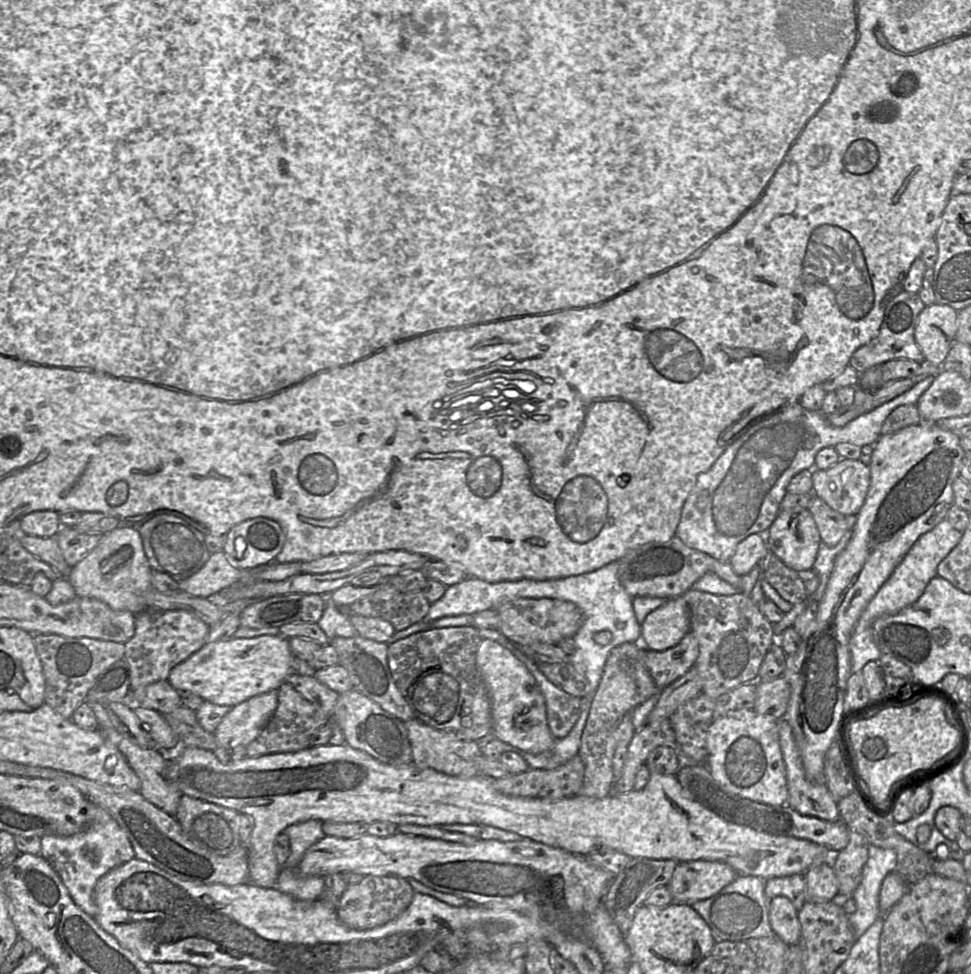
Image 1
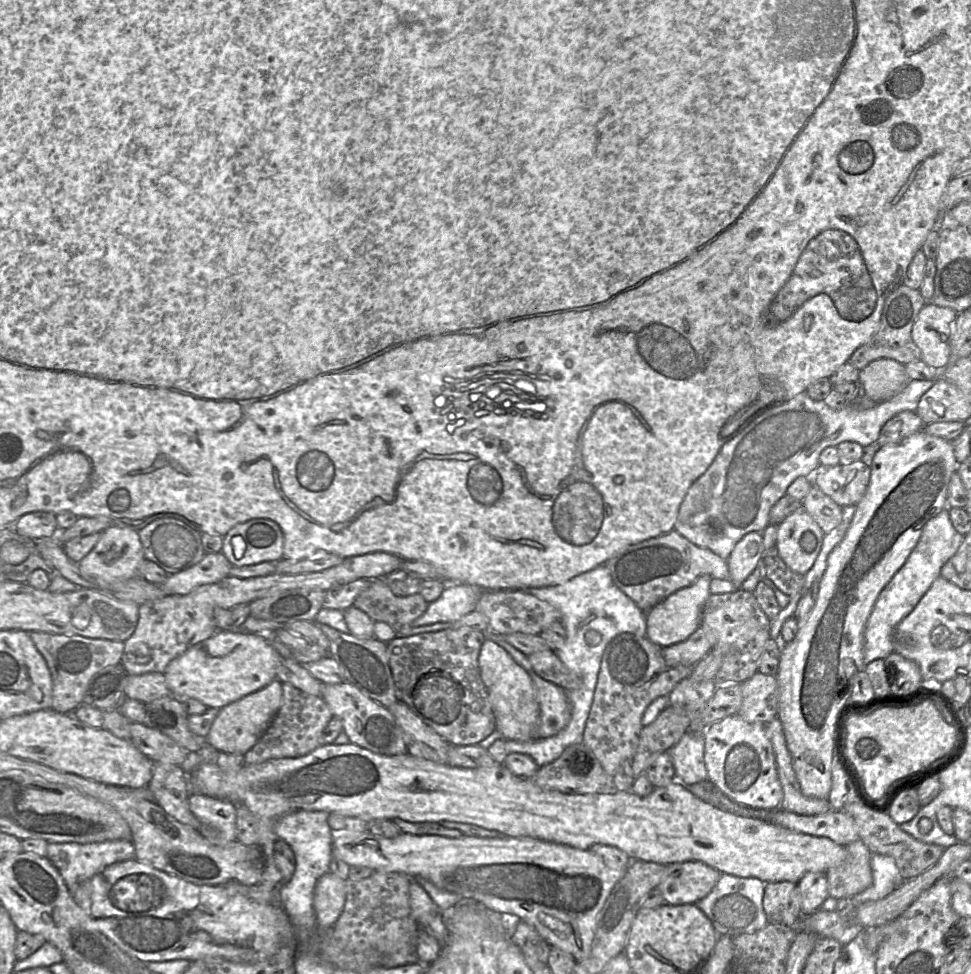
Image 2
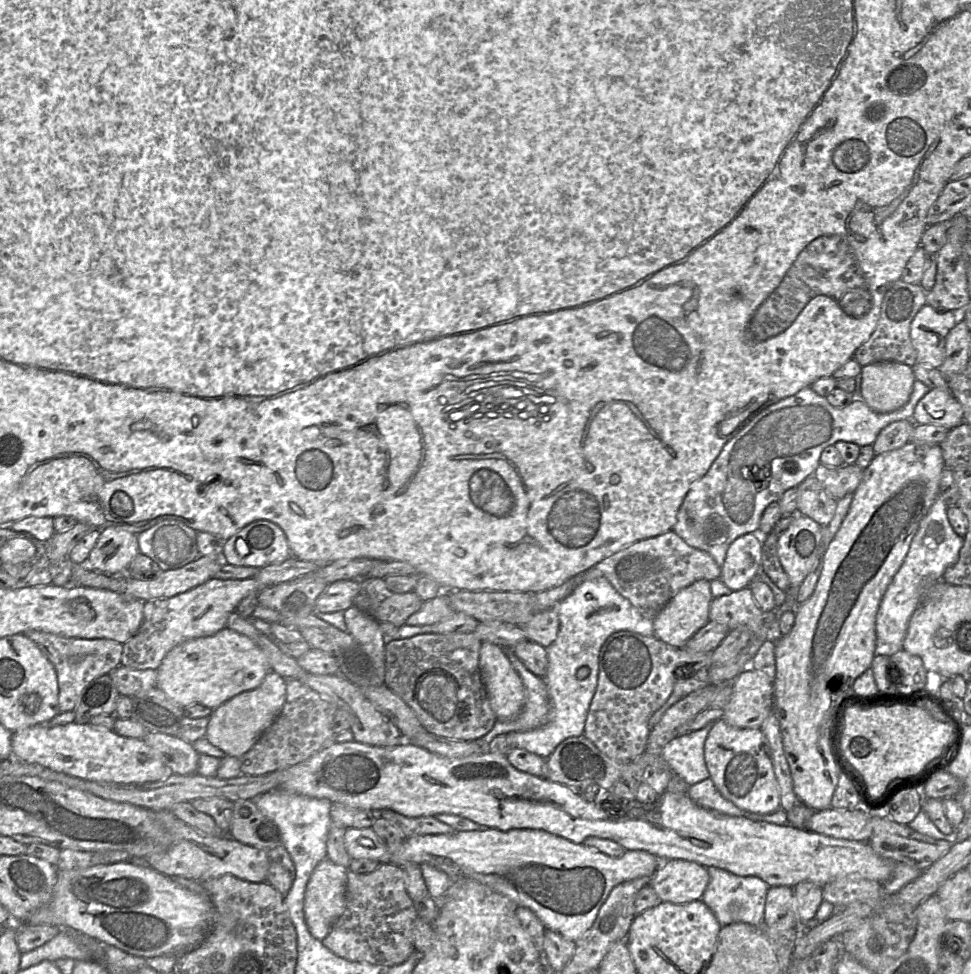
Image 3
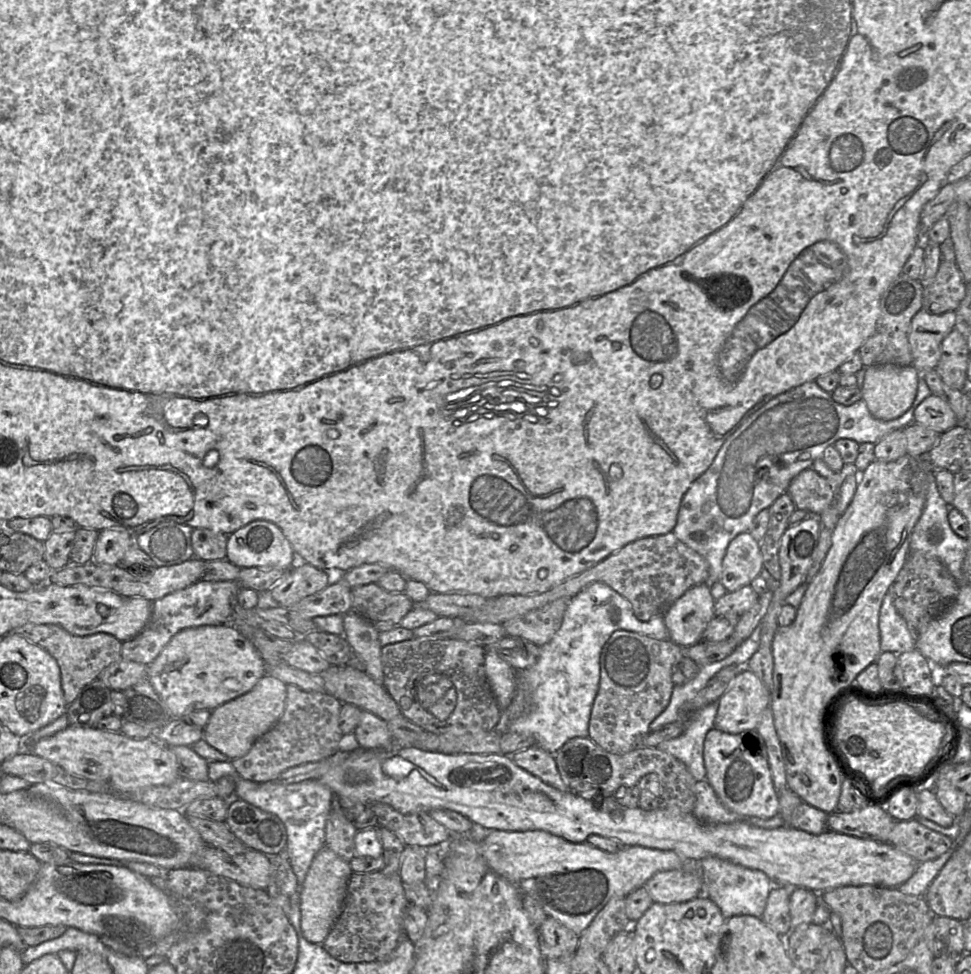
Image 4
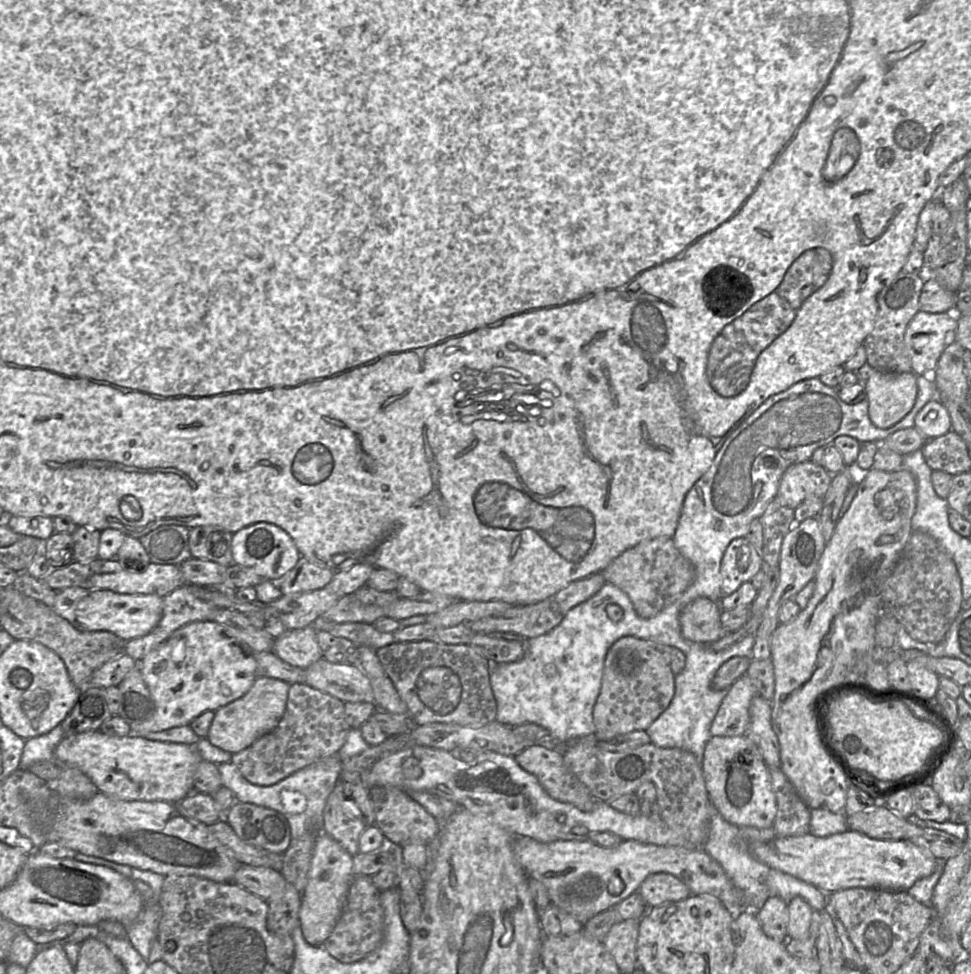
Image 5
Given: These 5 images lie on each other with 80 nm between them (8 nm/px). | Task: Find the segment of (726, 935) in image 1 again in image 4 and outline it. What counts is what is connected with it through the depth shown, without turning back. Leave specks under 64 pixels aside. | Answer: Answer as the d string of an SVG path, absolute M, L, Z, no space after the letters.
M713 856L702 859L701 868L704 894L719 907L726 919L740 915L762 917L769 893L774 886L765 873Z

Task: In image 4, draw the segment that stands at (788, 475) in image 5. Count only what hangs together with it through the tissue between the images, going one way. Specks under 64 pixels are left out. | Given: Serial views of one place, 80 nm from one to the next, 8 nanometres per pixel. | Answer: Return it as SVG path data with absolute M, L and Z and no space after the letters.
M812 468L800 472L787 489L796 509L806 510L818 517L836 500L836 491Z

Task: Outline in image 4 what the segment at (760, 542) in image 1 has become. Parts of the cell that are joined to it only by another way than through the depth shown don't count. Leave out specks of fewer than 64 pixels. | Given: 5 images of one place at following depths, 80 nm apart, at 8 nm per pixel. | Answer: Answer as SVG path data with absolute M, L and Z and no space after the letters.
M749 532L741 533L731 540L727 547L720 582L728 592L734 592L750 585L763 568L760 542Z

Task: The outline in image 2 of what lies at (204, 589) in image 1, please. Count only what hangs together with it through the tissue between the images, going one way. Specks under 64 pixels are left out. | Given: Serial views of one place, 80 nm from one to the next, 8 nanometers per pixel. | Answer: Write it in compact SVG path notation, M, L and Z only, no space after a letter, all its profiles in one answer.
M222 552L206 554L197 564L173 575L159 585L166 595L185 595L194 589L229 576L231 563Z

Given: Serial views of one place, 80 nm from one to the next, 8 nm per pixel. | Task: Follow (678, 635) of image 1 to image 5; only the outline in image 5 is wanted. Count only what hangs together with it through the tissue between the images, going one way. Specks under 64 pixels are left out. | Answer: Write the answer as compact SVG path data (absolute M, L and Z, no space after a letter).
M699 597L686 605L679 621L684 638L700 643L711 643L725 637L728 632L721 624L719 602Z

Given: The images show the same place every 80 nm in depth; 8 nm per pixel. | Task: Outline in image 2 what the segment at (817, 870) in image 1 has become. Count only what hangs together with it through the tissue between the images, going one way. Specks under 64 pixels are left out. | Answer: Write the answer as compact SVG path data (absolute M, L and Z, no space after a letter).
M825 872L806 873L798 882L801 894L801 915L809 916L821 908L829 896Z

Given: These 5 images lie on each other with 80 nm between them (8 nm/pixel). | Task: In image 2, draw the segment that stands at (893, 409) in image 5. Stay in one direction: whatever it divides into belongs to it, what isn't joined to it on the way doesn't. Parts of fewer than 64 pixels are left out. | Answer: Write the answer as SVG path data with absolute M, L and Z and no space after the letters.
M893 359L875 360L859 373L863 396L875 403L898 395L909 381L905 365Z

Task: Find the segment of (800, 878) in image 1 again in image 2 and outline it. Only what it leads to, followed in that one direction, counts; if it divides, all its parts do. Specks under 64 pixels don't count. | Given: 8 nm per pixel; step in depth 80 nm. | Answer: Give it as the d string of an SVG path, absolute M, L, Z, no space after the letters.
M789 881L765 883L763 909L768 923L796 927L802 919L798 883Z

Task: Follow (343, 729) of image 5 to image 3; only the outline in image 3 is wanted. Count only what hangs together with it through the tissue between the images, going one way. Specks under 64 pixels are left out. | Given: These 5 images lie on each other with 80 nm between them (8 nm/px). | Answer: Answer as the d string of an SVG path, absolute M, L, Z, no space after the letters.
M287 680L286 700L281 712L255 745L239 758L242 774L260 776L284 770L334 744L332 723L337 710L332 701L323 698L303 681Z

